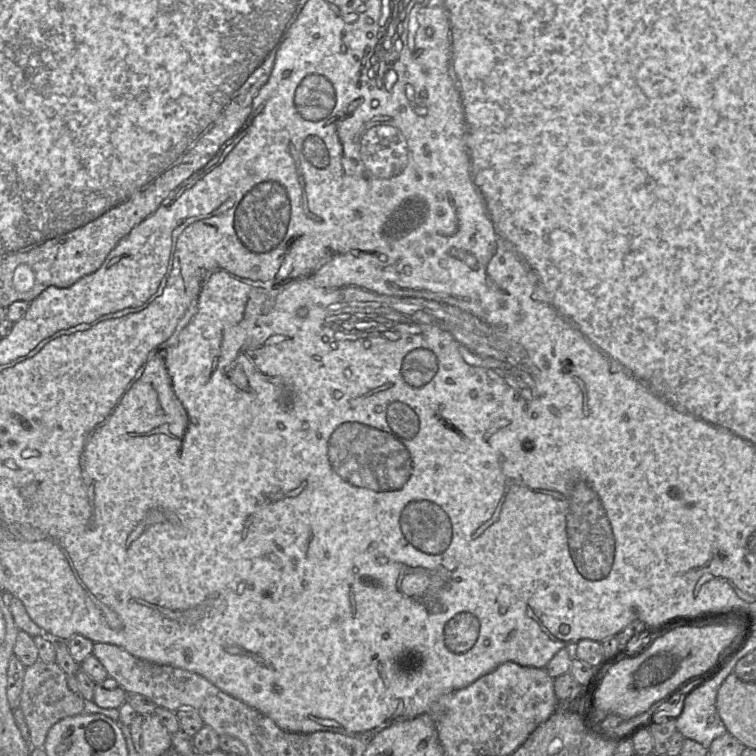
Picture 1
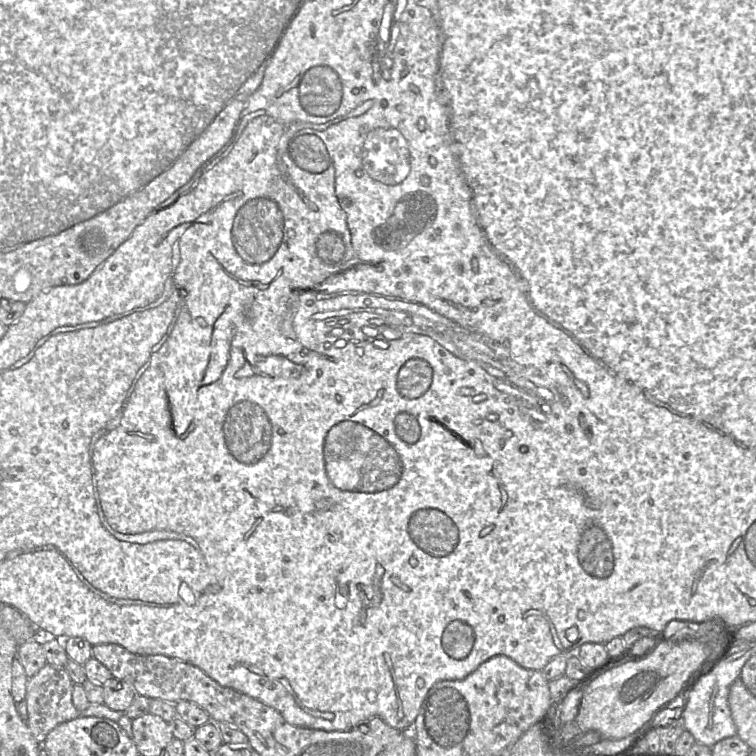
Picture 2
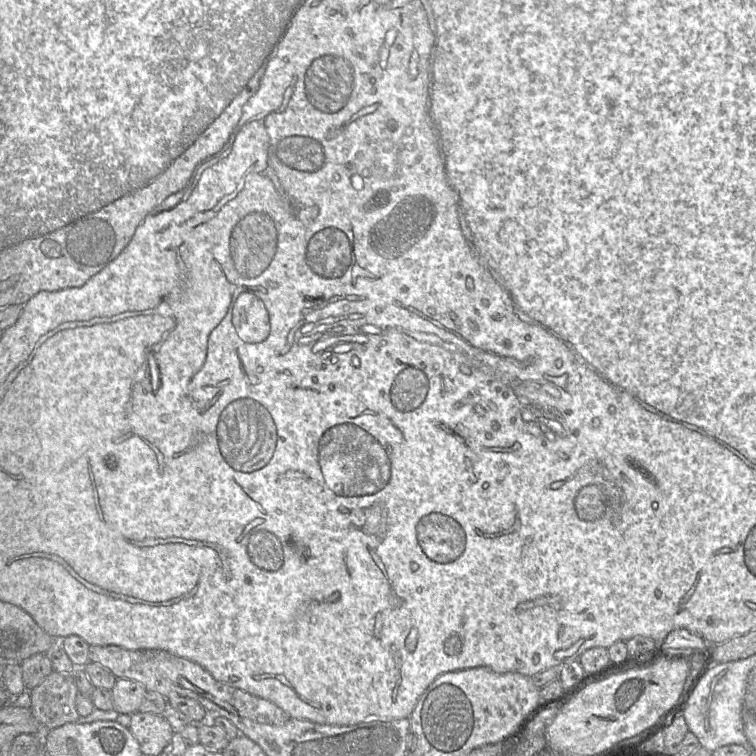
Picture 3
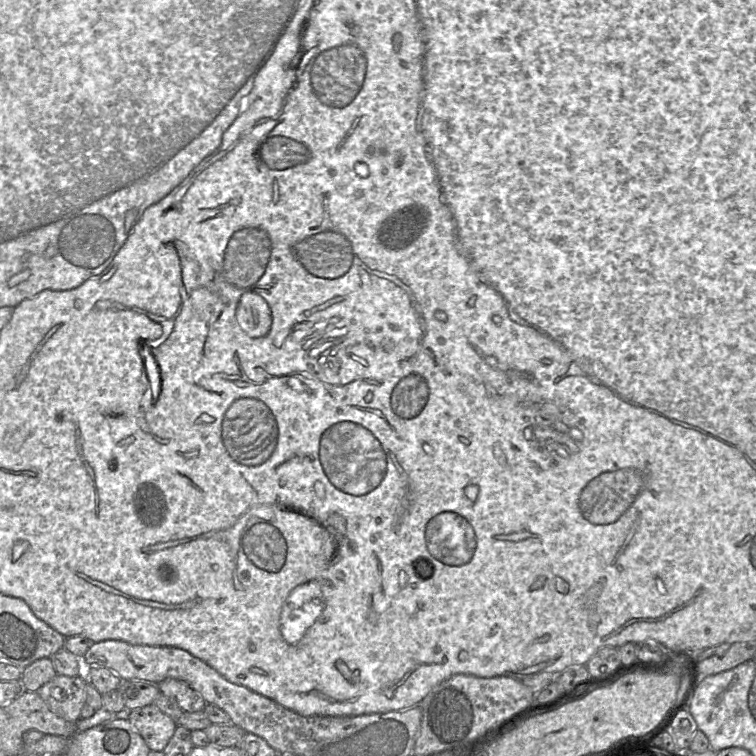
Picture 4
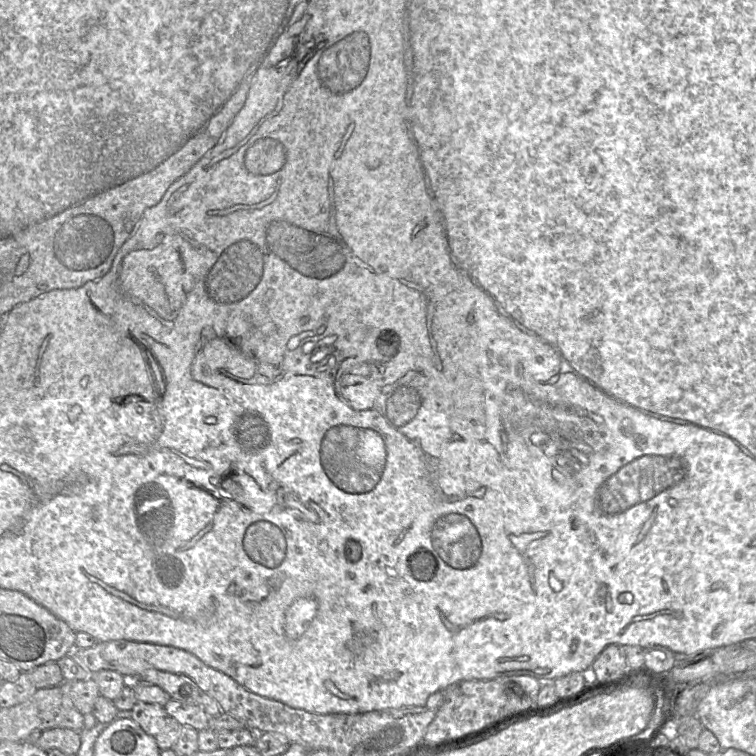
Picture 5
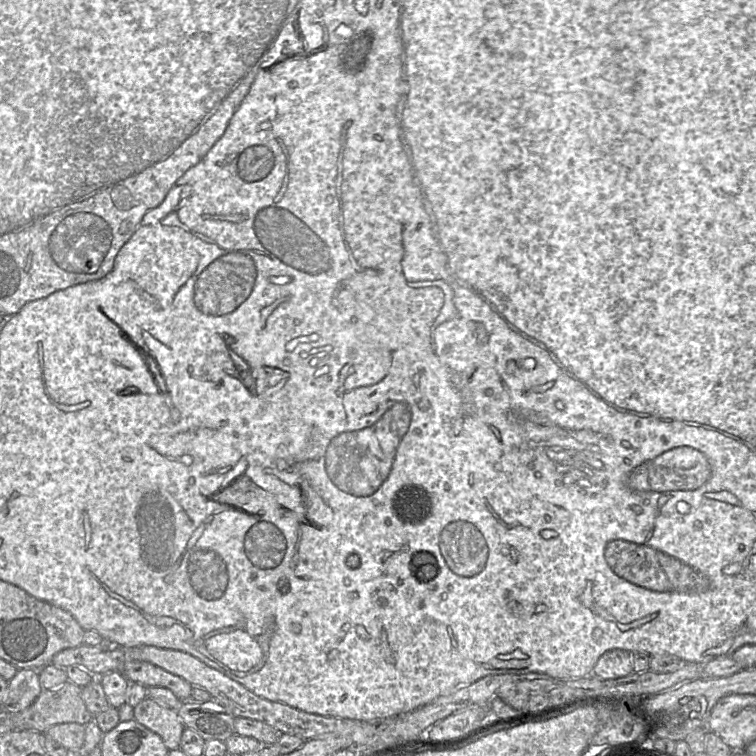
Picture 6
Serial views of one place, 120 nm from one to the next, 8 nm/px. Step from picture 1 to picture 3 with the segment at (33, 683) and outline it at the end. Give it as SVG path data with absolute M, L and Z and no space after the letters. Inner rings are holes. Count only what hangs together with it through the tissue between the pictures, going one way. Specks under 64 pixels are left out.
M52 671L29 693L31 711L46 731L80 717L76 709L78 689L71 674Z

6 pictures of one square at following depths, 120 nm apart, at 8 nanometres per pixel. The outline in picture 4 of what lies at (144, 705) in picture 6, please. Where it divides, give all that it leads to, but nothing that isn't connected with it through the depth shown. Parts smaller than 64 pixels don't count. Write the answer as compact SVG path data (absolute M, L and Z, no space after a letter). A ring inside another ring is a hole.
M154 704L132 709L129 722L151 751L163 751L178 726Z

